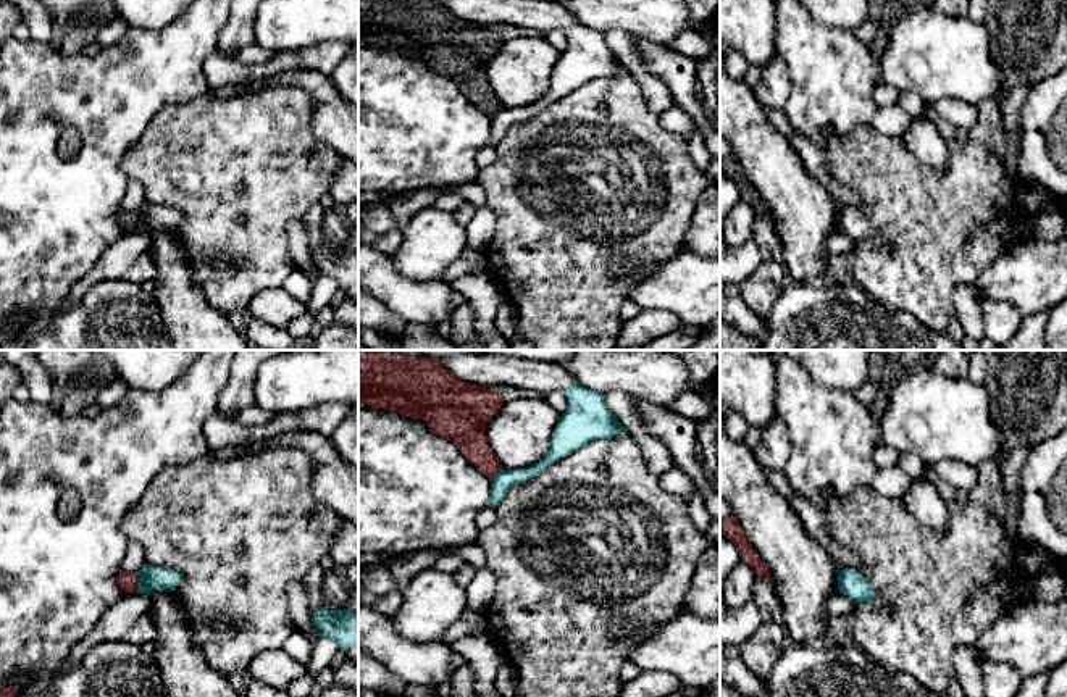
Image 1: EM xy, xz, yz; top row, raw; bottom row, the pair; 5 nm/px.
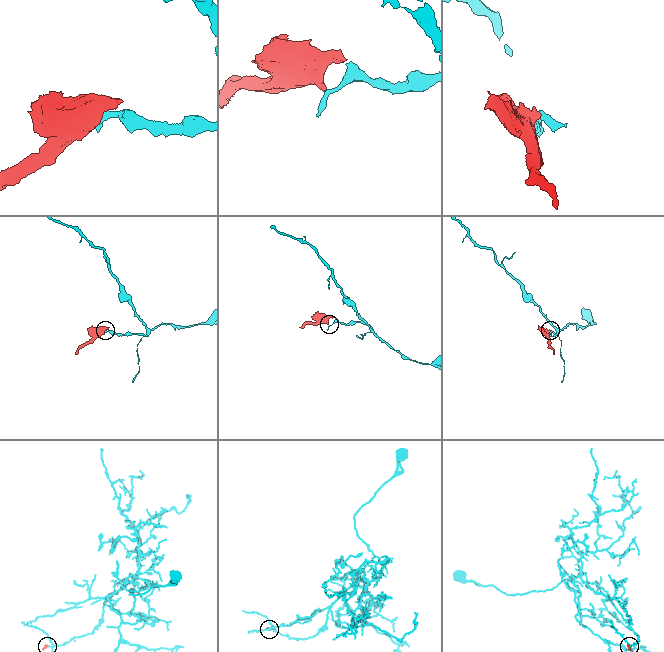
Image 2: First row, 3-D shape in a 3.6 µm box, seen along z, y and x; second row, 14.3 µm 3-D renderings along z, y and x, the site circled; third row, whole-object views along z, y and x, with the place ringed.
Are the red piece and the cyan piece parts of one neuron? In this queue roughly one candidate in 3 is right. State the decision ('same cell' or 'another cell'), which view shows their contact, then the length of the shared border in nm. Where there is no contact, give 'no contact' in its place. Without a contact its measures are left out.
another cell | xy | 90 nm

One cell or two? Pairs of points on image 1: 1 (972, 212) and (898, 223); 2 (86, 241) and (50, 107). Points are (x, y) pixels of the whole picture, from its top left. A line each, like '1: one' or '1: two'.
1: one
2: one

